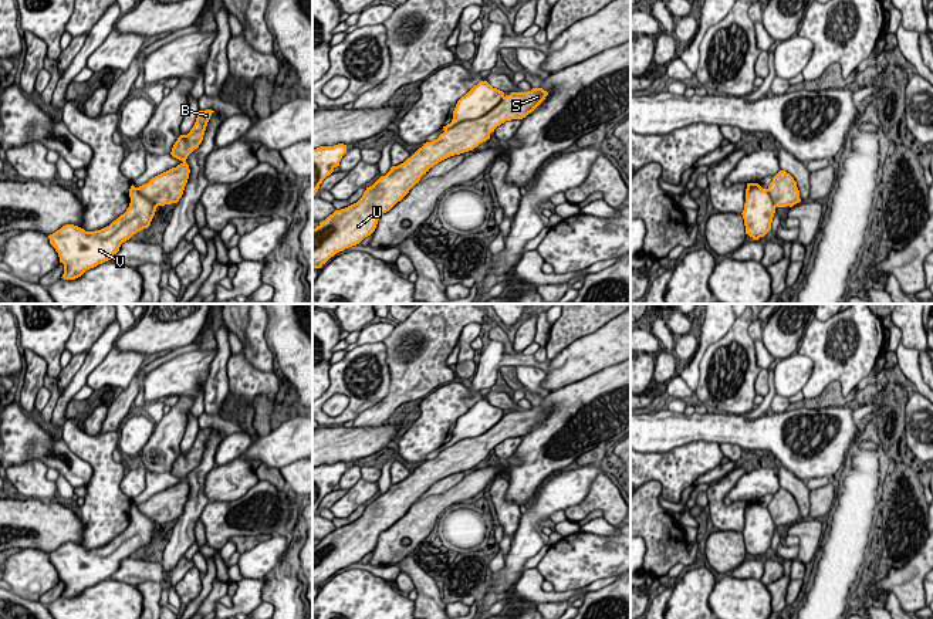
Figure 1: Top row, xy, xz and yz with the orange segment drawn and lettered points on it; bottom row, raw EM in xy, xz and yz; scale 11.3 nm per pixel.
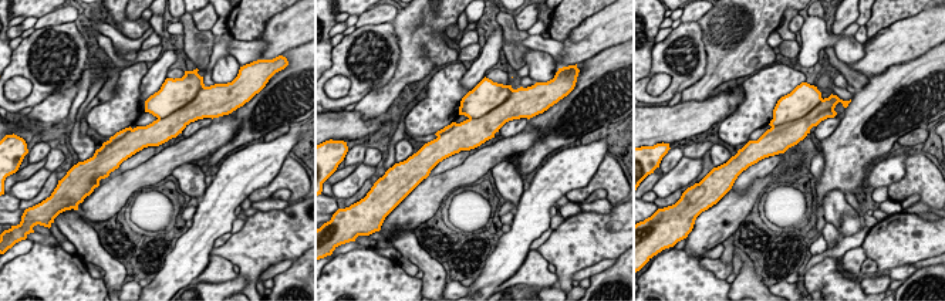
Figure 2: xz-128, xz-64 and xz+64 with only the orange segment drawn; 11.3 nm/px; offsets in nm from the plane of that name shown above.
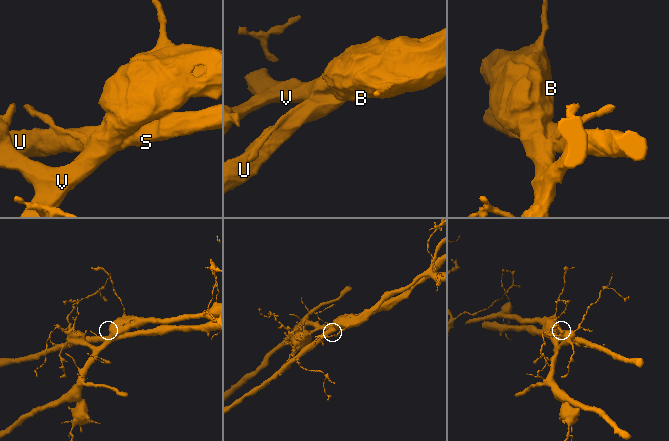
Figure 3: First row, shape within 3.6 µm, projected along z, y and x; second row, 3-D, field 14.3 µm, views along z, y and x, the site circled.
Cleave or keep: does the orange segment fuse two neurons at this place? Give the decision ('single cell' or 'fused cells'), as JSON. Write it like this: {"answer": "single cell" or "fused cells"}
{"answer": "fused cells"}

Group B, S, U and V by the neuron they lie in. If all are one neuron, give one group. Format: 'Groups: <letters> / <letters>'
Groups: B V / S U

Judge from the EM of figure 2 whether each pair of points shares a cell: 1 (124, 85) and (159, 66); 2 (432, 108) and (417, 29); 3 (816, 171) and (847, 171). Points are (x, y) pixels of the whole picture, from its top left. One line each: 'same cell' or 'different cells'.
1: different cells
2: different cells
3: different cells

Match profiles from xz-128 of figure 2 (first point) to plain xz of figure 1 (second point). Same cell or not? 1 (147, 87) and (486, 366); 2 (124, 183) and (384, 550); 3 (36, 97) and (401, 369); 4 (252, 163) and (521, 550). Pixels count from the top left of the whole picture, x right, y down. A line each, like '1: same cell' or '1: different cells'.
1: same cell
2: same cell
3: different cells
4: same cell

